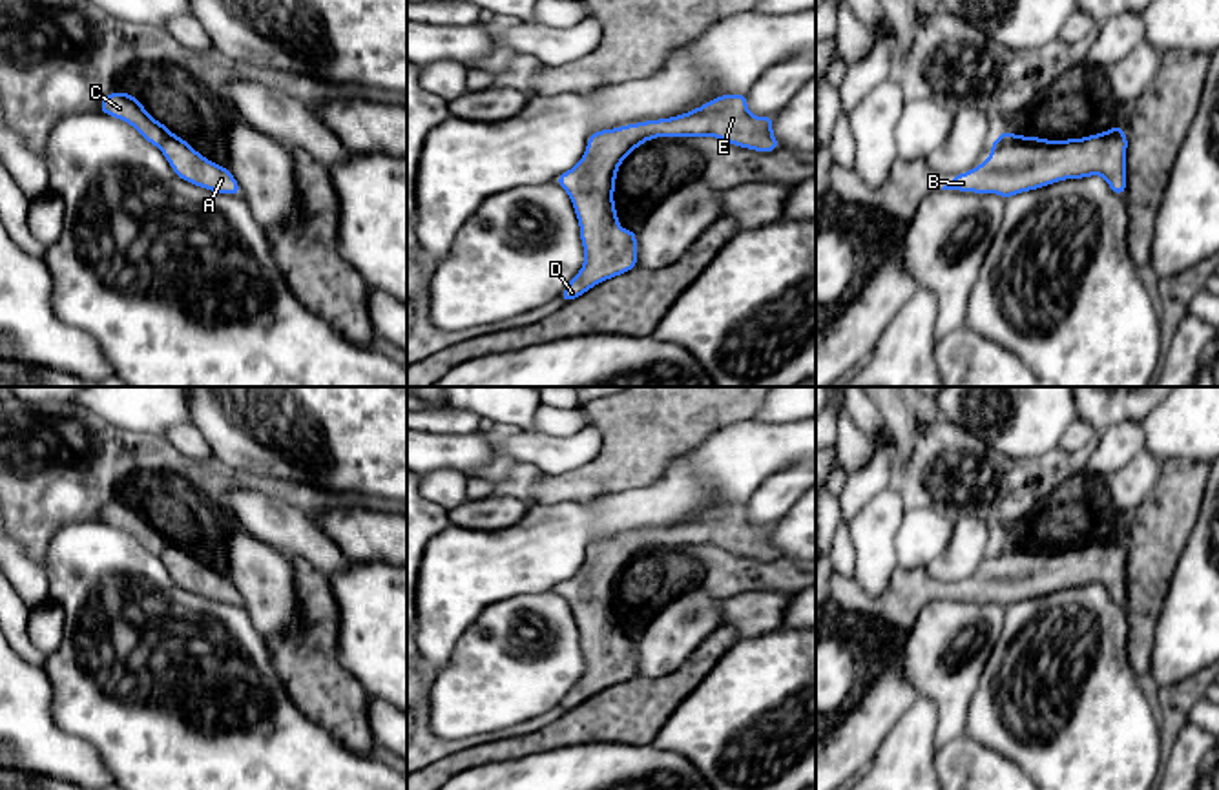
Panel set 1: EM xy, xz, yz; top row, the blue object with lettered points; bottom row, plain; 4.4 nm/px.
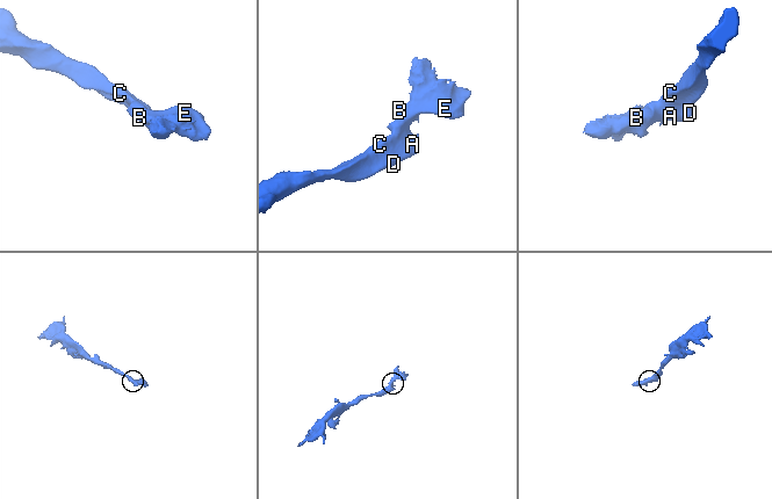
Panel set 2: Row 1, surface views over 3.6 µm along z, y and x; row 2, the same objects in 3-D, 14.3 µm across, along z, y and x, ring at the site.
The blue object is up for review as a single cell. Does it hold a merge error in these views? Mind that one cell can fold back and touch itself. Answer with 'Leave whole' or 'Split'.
Leave whole

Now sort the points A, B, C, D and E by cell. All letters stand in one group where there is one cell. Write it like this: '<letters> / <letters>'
A B C D E

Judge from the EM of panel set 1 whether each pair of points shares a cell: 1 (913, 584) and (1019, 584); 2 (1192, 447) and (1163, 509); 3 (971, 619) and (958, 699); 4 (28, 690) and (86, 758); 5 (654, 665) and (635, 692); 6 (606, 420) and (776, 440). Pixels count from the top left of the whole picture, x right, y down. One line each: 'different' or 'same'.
1: same
2: different
3: same
4: same
5: different
6: different

